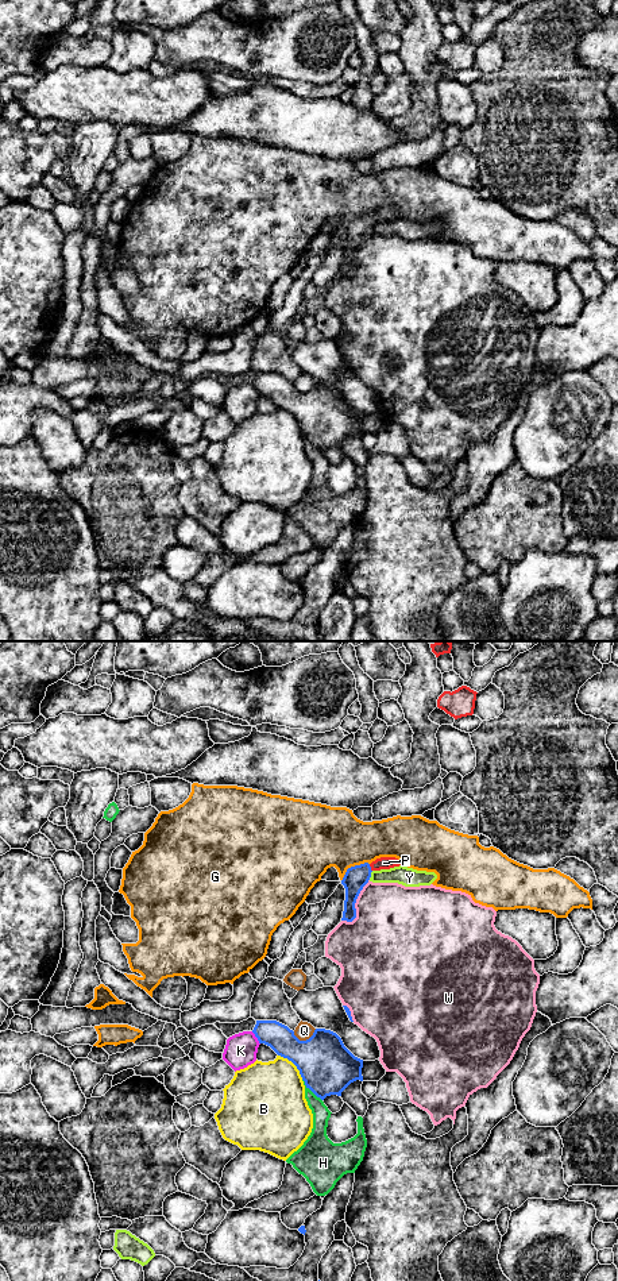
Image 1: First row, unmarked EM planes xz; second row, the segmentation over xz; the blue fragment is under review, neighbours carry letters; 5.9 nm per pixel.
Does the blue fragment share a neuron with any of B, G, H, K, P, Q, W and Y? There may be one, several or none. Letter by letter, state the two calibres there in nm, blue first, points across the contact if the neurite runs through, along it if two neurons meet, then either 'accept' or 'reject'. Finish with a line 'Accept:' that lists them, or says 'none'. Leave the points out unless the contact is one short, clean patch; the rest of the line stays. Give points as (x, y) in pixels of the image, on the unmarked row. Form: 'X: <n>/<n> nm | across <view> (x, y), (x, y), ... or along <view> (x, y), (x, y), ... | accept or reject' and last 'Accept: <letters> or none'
B: 320/420 nm | reject
G: 140/360 nm | along xz (369, 215), (351, 217), (342, 232) | reject
H: 320/100 nm | reject
K: 160/190 nm | along xz (251, 384), (259, 396) | reject
P: 140/80 nm | across xz (355, 230), (370, 220), (383, 215) | accept
Q: 320/100 nm | reject
W: 140/440 nm | reject
Y: 140/110 nm | reject
Accept: P

